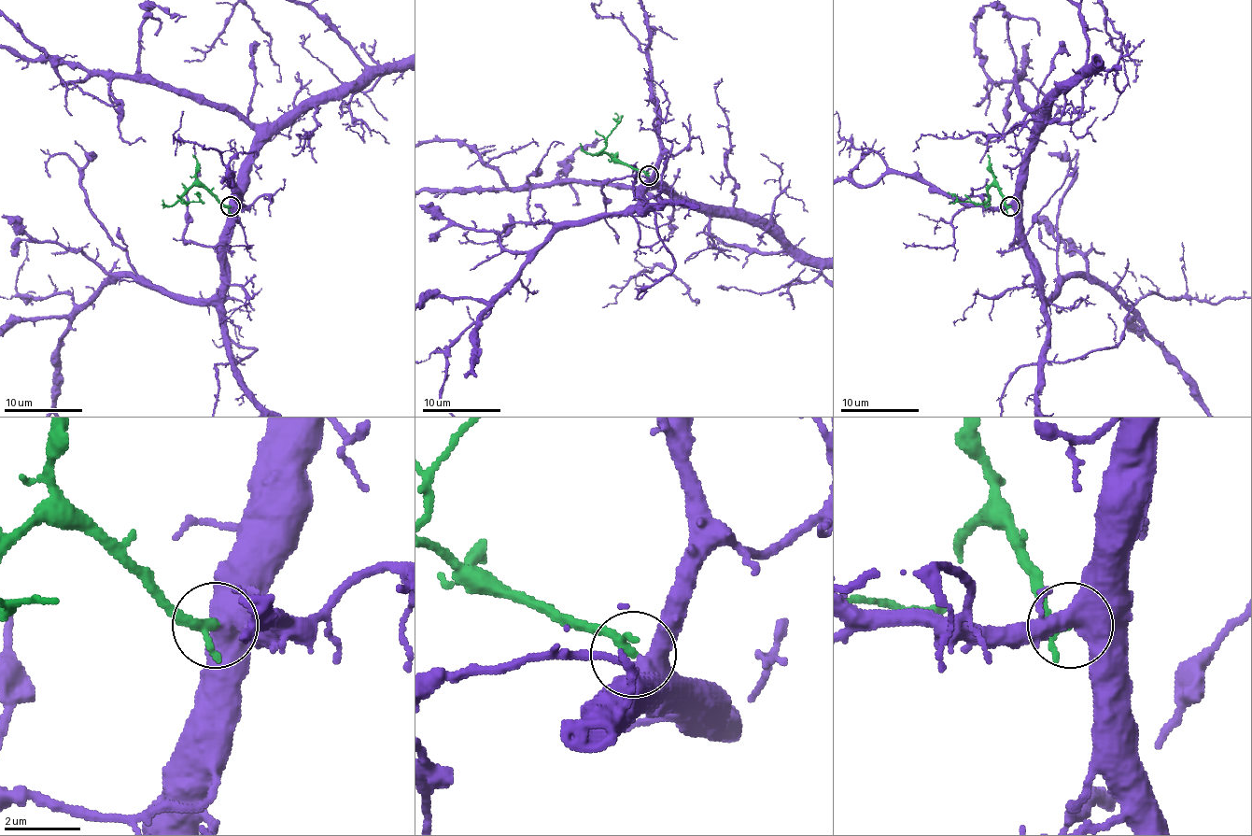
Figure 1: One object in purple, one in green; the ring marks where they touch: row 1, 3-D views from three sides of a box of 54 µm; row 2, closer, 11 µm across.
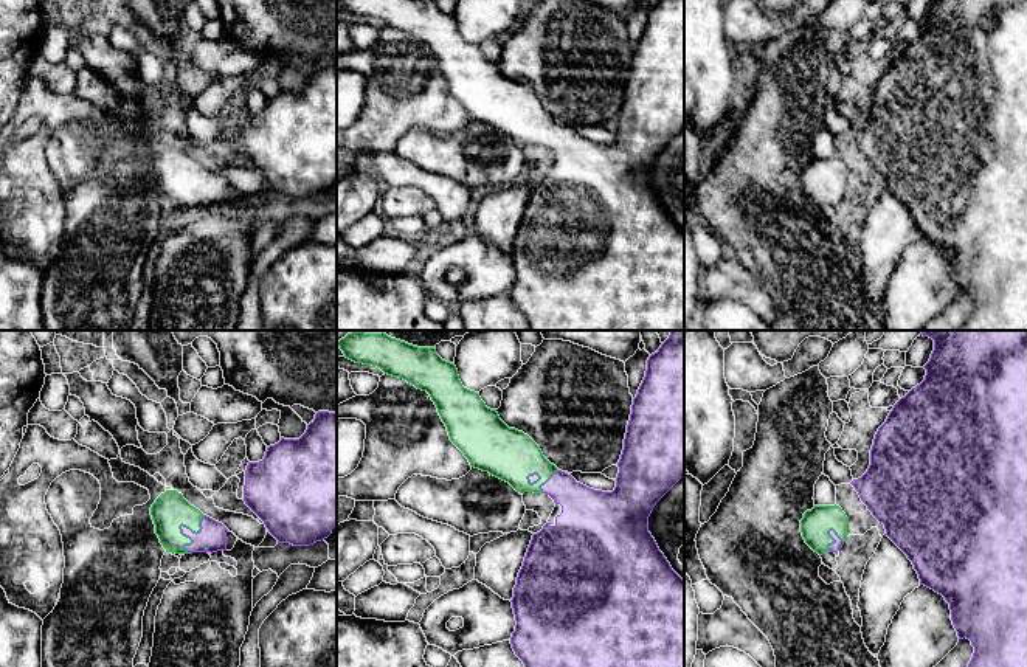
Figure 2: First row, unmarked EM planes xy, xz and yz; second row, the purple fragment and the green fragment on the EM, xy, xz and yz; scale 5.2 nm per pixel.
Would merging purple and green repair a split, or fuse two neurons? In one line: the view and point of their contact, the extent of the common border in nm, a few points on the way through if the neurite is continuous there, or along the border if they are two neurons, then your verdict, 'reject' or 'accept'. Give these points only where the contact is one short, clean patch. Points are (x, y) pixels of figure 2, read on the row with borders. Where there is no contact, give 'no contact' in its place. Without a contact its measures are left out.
meets purple in xy at (182, 525); contact 220 nm long; runs through xy (213, 535), (188, 531), (182, 525), (169, 511); accept

